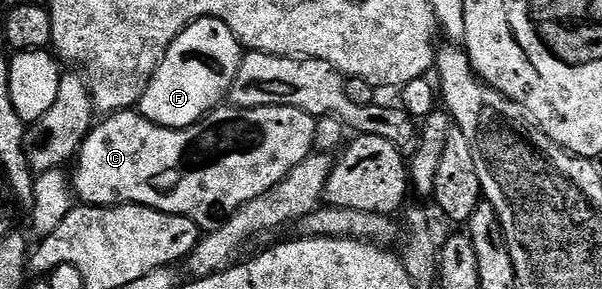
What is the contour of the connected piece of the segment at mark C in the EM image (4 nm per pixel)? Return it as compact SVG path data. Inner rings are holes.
M233 103L214 109L211 113L206 114L202 120L197 121L195 125L190 125L186 129L169 129L163 125L158 125L154 121L149 121L138 111L112 113L102 120L99 120L94 128L91 129L86 137L86 142L82 144L82 148L78 151L76 158L78 170L72 173L72 183L76 188L77 200L88 205L147 205L165 213L191 217L193 221L198 222L199 226L202 227L210 227L215 223L221 222L240 207L252 203L252 199L256 199L259 195L264 195L264 191L272 191L272 187L276 187L276 183L280 183L285 179L288 171L292 171L292 167L296 167L296 163L304 163L304 159L315 152L314 140L316 139L316 129L319 122L319 118L313 117L308 111L297 109L291 105L261 105L251 109L240 109Z

